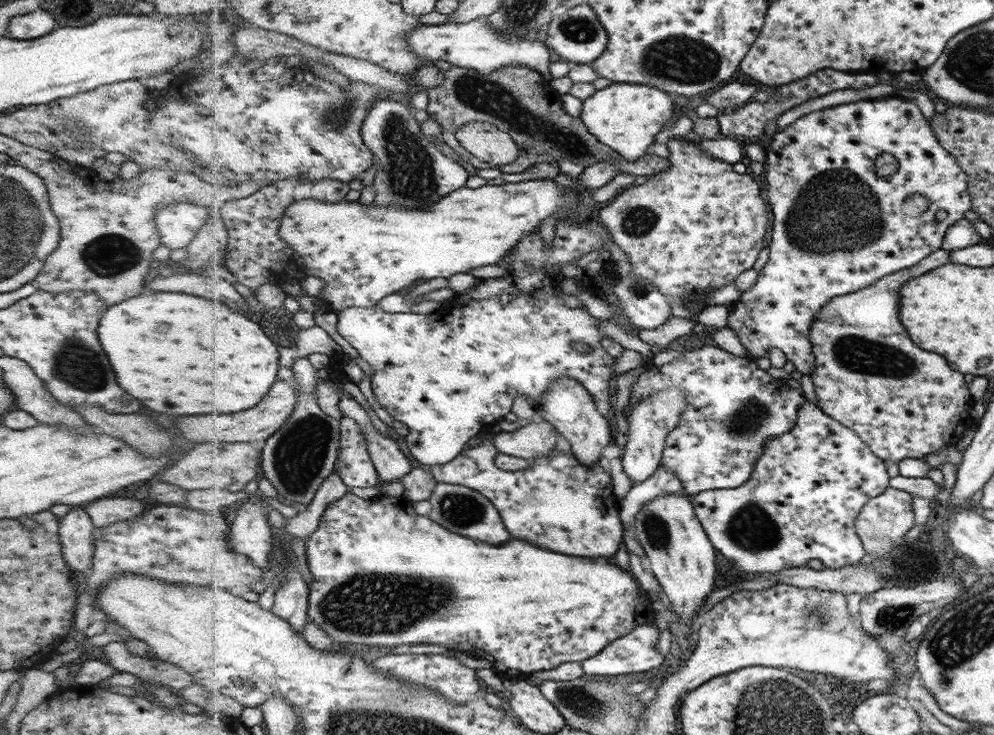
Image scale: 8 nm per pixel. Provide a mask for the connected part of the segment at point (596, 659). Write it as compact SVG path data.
M640 625L630 634L621 636L598 655L581 662L585 674L616 676L630 672L646 672L658 668L664 656L656 650L658 628Z

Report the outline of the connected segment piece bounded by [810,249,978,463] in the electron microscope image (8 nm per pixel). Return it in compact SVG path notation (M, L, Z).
M944 249L938 250L913 267L883 276L869 287L830 299L810 330L813 355L816 357L816 370L811 378L818 398L817 405L822 412L857 432L874 453L890 463L897 463L905 458L922 459L946 444L956 445L966 428L970 428L972 424L978 426L976 419L970 416L970 408L974 406L974 402L968 392L964 373L950 368L942 356L918 348L910 340L898 318L900 286L910 278L922 276L928 270L948 263L949 254Z

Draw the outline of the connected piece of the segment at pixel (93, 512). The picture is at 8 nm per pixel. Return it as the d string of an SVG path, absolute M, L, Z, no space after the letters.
M112 497L88 503L84 509L96 527L105 527L140 515L144 512L145 506L140 500L130 500L129 497Z

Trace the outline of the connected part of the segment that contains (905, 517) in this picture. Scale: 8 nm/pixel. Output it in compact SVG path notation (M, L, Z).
M887 488L880 496L865 504L856 522L856 531L864 542L866 554L881 557L906 544L906 536L910 535L909 530L915 526L916 520L913 497L909 492Z

